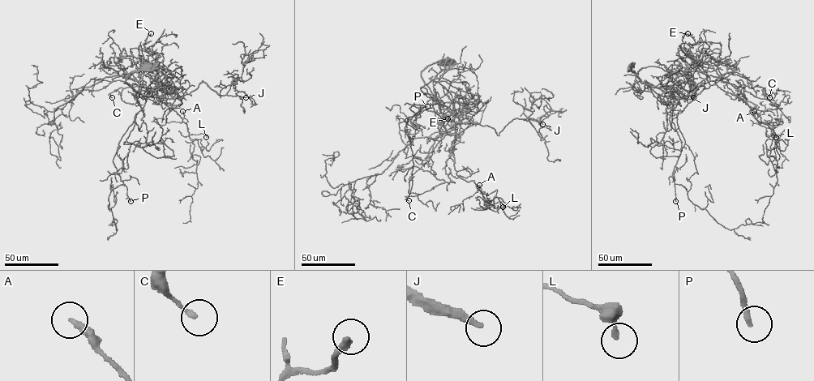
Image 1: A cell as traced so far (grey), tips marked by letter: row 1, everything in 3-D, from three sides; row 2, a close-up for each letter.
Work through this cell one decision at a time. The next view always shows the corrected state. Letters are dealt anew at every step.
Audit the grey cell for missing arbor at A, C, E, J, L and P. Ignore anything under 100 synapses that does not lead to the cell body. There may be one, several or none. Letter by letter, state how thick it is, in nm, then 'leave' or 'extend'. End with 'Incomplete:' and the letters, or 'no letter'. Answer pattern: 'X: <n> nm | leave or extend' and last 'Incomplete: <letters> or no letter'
A: 320 nm | leave
C: 190 nm | leave
E: 260 nm | leave
J: 280 nm | extend
L: 190 nm | leave
P: 200 nm | leave
Incomplete: J

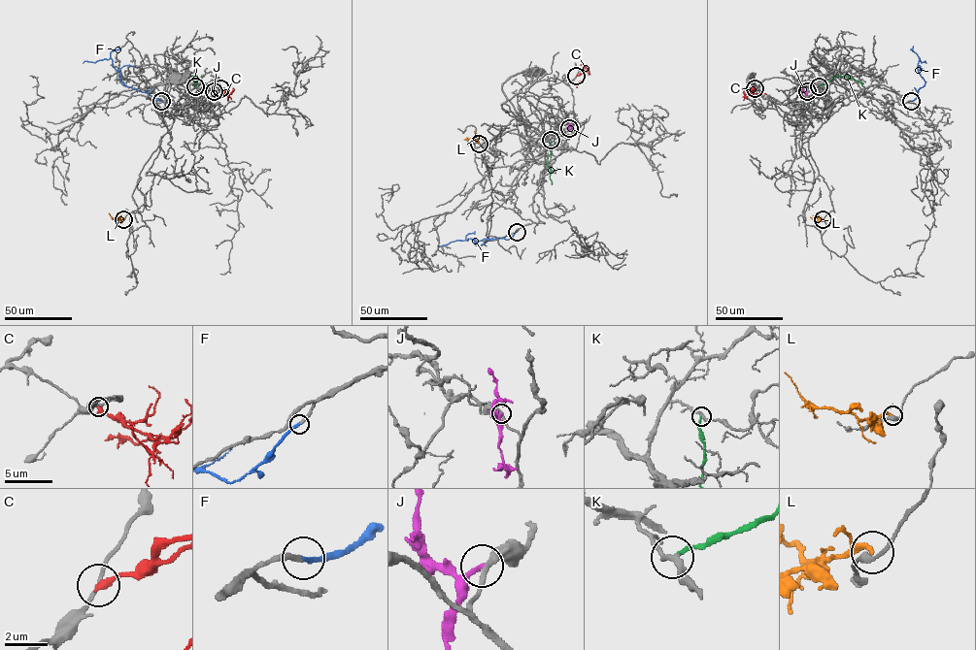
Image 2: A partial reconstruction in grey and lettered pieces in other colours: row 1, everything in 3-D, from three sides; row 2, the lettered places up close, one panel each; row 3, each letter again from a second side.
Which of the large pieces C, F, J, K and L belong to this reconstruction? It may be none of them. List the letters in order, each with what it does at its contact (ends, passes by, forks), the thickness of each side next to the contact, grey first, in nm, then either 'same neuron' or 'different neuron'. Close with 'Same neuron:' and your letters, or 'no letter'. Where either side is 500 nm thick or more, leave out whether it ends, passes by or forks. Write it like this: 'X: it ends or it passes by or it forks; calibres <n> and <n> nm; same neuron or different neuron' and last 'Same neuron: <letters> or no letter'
C: it ends; calibres 160 and 320 nm; different neuron
F: it ends; calibres 240 and 240 nm; same neuron
J: it ends; calibres 280 and 240 nm; different neuron
K: it ends; calibres 220 and 190 nm; different neuron
L: it ends; calibres 260 and 200 nm; different neuron
Same neuron: F

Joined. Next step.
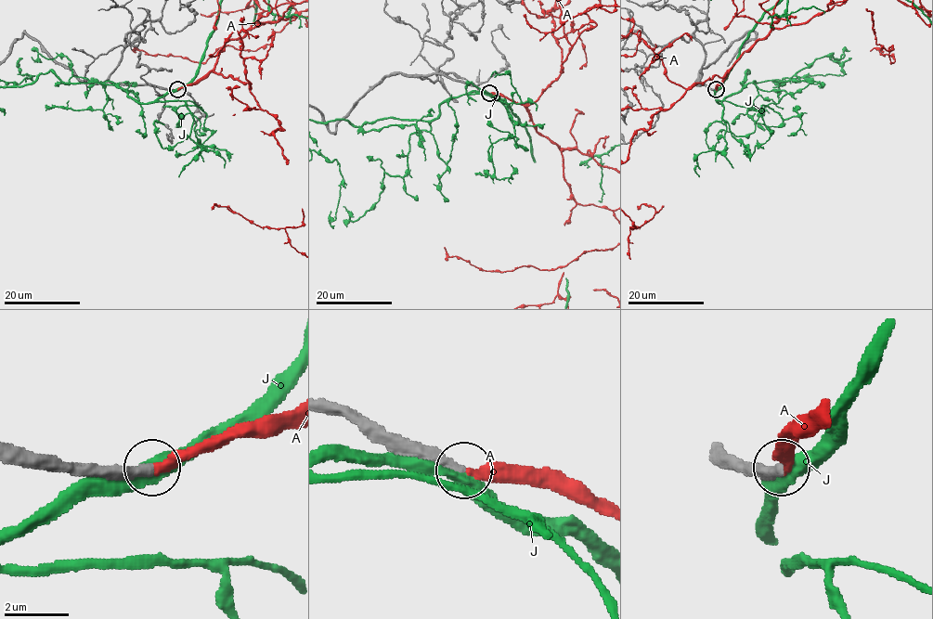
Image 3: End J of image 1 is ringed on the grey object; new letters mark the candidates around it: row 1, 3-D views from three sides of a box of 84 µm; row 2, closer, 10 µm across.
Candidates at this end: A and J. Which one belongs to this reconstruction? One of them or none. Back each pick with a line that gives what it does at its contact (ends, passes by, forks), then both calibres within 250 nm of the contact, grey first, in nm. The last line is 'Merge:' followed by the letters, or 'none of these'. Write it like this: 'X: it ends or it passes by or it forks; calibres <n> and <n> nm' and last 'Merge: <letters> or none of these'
A: it ends; calibres 260 and 320 nm
Merge: A

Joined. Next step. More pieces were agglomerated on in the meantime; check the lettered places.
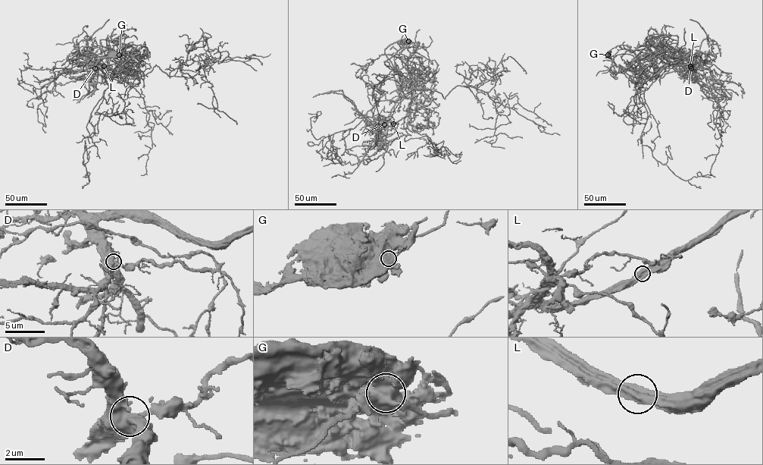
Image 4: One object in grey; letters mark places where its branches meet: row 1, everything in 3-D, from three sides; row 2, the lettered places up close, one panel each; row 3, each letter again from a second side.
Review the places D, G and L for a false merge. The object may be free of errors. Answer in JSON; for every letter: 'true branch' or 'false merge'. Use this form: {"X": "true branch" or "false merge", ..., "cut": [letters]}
{"D": "true branch", "G": "false merge", "L": "true branch", "cut": ["G"]}

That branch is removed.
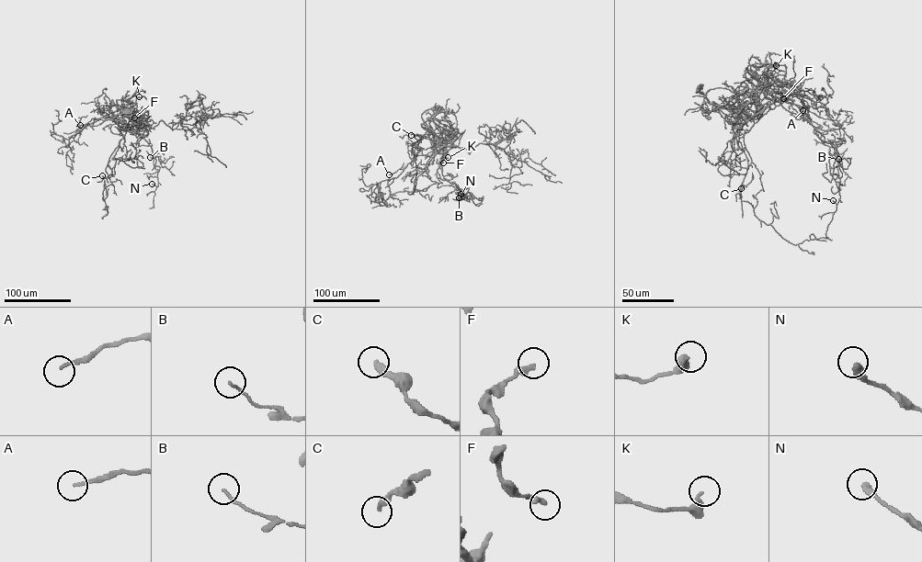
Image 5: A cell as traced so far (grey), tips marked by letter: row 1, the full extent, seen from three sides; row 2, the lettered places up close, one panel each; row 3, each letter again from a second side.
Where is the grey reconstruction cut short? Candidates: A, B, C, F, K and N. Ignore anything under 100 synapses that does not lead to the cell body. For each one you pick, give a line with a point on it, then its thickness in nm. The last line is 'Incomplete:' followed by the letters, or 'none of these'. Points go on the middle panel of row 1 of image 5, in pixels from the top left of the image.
Incomplete: none of these

